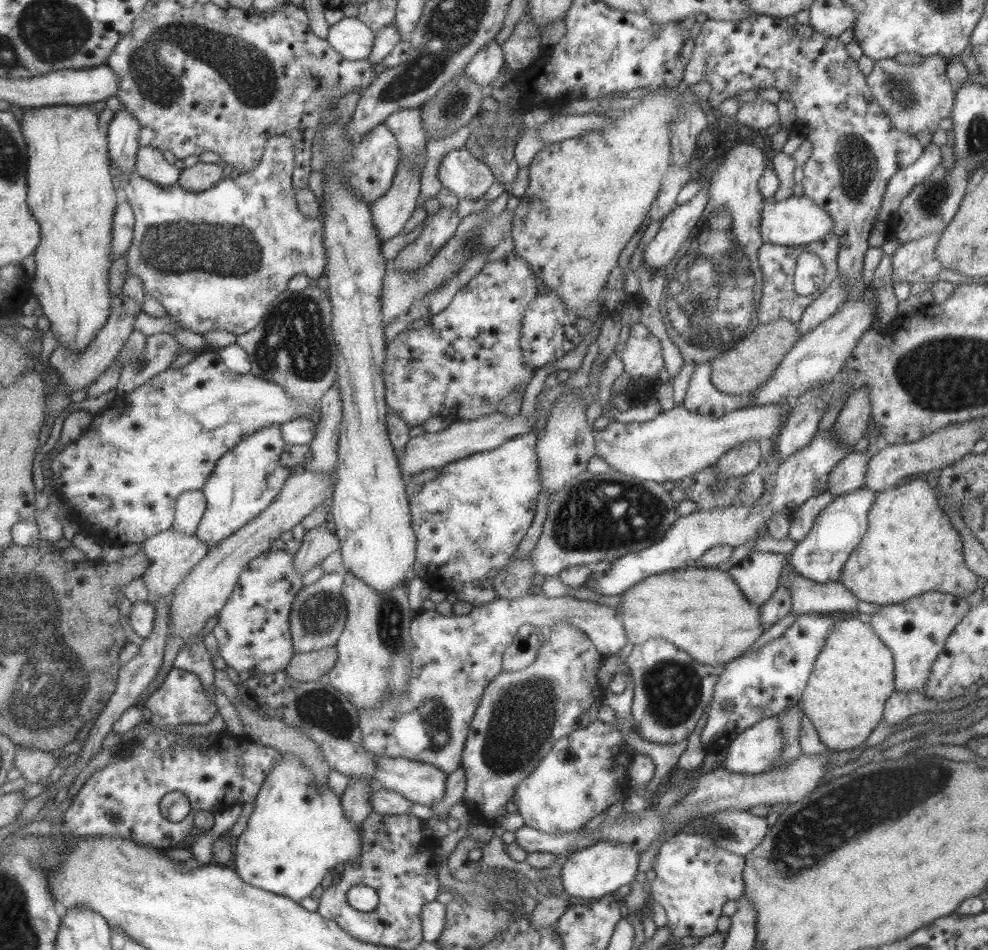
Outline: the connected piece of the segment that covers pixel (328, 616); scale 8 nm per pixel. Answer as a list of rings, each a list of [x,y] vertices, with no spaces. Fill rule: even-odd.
[[[344,572],[323,573],[316,581],[301,587],[295,594],[289,610],[289,634],[292,649],[297,652],[323,650],[335,646],[345,624],[345,604],[341,594]]]

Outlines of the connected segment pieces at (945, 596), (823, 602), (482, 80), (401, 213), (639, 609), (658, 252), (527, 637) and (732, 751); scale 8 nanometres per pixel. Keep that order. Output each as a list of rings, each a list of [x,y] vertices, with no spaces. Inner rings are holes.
[[[922,592],[899,604],[883,605],[870,618],[870,626],[879,640],[891,651],[894,662],[894,690],[923,694],[935,657],[946,638],[970,608],[966,598],[949,593]]]
[[[787,564],[780,572],[780,584],[788,590],[793,615],[829,615],[856,612],[858,598],[840,581],[819,583],[799,576]]]
[[[495,38],[485,43],[464,67],[465,77],[481,86],[489,86],[497,78],[504,64],[501,46],[495,44]]]
[[[399,159],[389,188],[377,200],[369,204],[371,222],[378,242],[387,242],[397,236],[413,212],[420,196],[420,173],[414,170],[414,162]]]
[[[693,564],[642,578],[619,594],[619,602],[614,609],[621,627],[625,629],[628,644],[643,644],[652,638],[663,638],[671,642],[675,648],[686,652],[693,660],[713,667],[723,666],[741,656],[744,650],[767,630],[759,623],[760,606],[749,604],[740,594],[735,581],[725,571],[701,569]]]
[[[705,190],[697,191],[689,201],[676,205],[664,216],[653,240],[642,252],[642,264],[646,264],[646,268],[661,269],[674,258],[701,216],[707,199]]]
[[[527,624],[522,625],[513,635],[511,644],[502,654],[502,670],[515,672],[531,664],[540,650],[539,639],[539,629]]]
[[[775,717],[762,718],[734,736],[725,751],[729,772],[756,775],[779,760],[782,736]]]

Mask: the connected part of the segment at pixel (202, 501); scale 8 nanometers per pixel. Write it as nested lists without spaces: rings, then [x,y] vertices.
[[[201,489],[181,492],[174,507],[171,528],[187,535],[194,534],[206,510],[206,499]]]

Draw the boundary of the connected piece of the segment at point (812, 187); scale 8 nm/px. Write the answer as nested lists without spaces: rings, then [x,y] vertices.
[[[753,15],[739,22],[706,19],[693,42],[693,51],[683,72],[682,84],[689,86],[702,80],[711,86],[707,98],[708,104],[715,110],[723,100],[733,98],[738,92],[754,90],[756,86],[763,89],[775,88],[780,93],[790,94],[796,117],[792,131],[811,142],[811,154],[801,165],[802,195],[812,200],[815,206],[826,210],[834,222],[832,230],[838,236],[839,244],[838,255],[835,257],[838,276],[848,287],[845,301],[864,296],[867,288],[862,284],[861,268],[863,254],[868,248],[869,230],[877,221],[876,212],[891,175],[913,164],[923,152],[919,140],[899,132],[897,128],[891,128],[890,118],[873,100],[866,77],[859,71],[856,62],[849,58],[845,45],[839,43],[838,38],[811,30],[808,38],[803,39],[797,34],[795,26],[790,26],[783,18]]]

